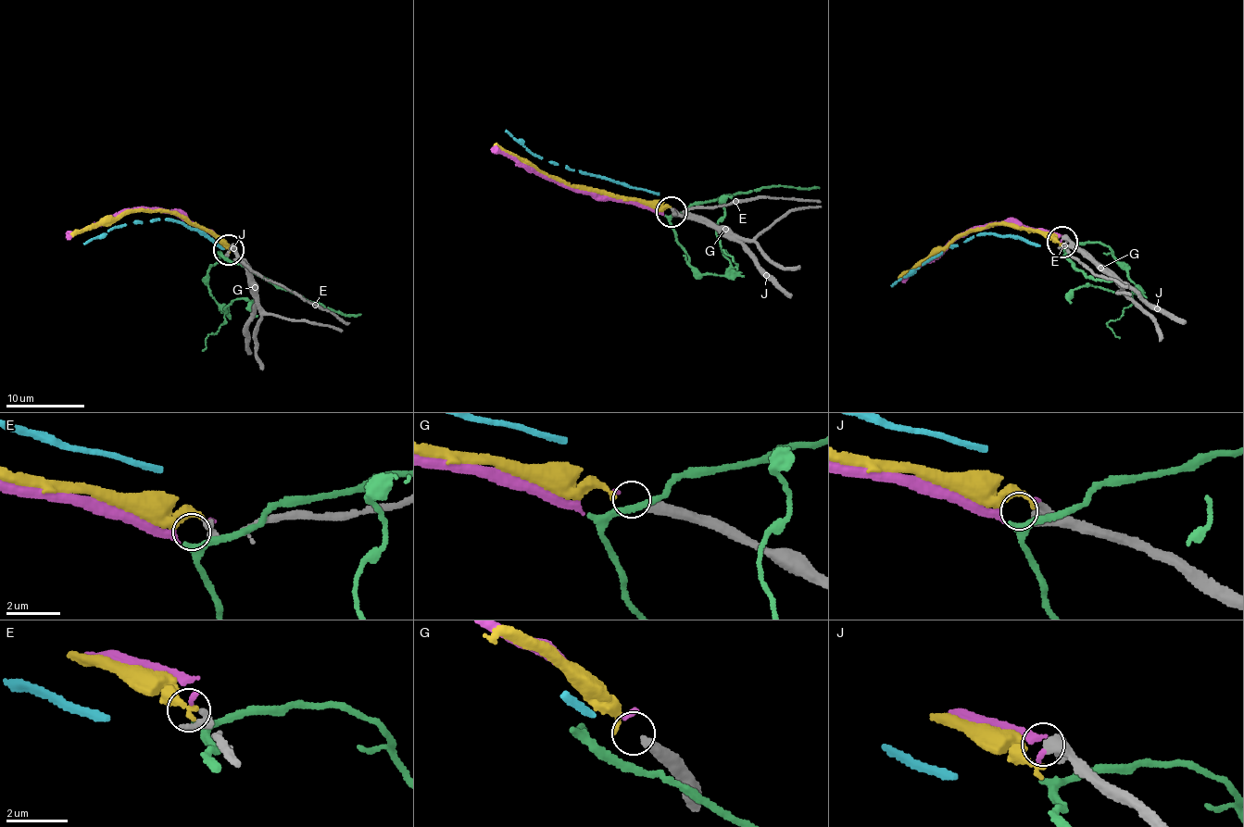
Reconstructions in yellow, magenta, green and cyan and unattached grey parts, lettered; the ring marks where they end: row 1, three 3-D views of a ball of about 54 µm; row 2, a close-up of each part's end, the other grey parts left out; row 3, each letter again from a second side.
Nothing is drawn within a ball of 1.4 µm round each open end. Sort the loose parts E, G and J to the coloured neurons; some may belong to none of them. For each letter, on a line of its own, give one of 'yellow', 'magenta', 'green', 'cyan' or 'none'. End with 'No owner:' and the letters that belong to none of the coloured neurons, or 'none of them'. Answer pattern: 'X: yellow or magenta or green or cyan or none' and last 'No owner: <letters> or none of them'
E: none
G: yellow
J: magenta
No owner: E

